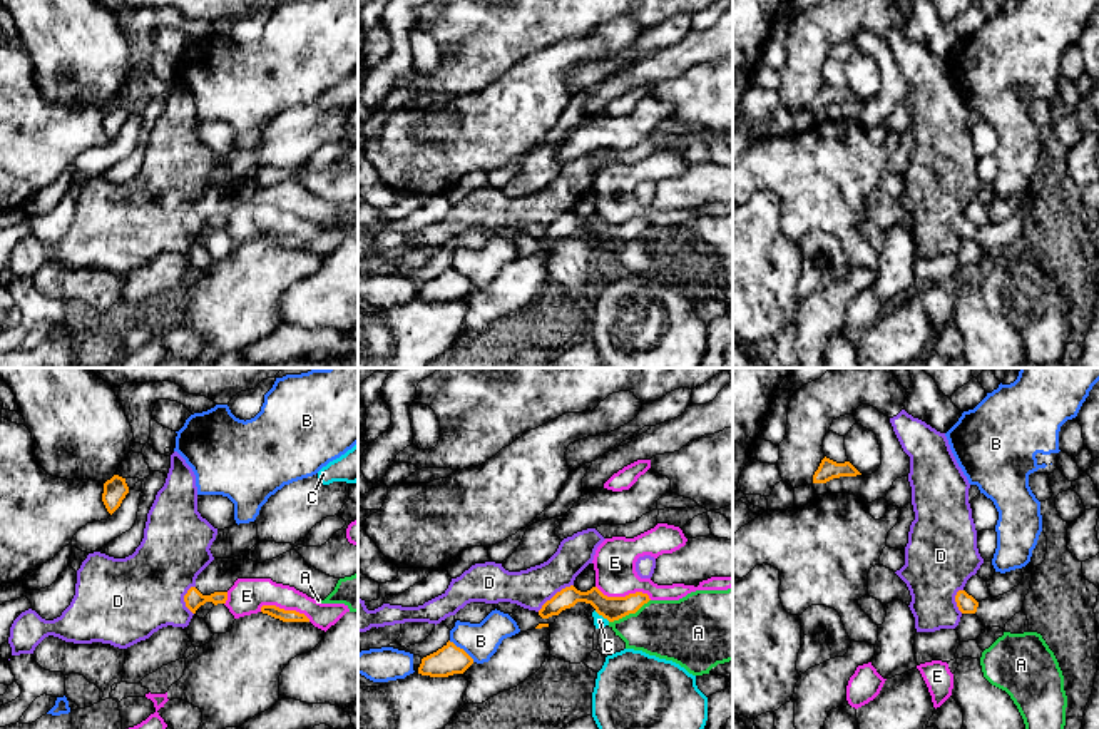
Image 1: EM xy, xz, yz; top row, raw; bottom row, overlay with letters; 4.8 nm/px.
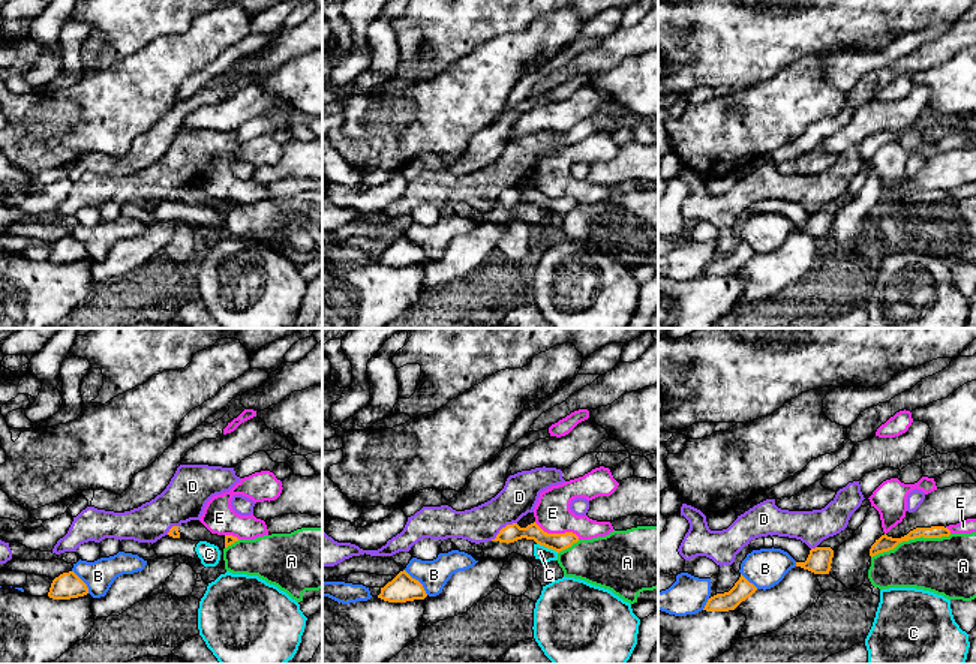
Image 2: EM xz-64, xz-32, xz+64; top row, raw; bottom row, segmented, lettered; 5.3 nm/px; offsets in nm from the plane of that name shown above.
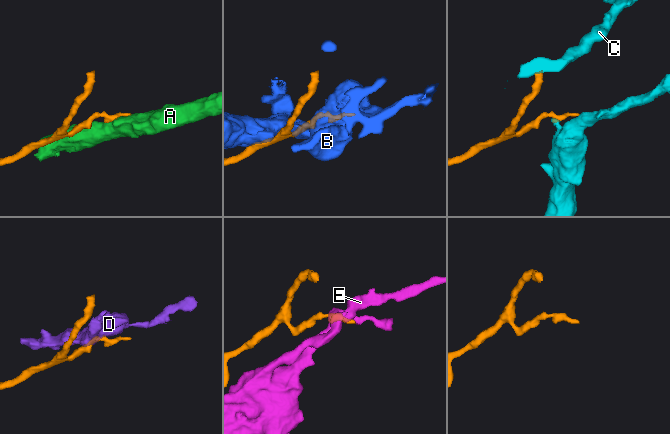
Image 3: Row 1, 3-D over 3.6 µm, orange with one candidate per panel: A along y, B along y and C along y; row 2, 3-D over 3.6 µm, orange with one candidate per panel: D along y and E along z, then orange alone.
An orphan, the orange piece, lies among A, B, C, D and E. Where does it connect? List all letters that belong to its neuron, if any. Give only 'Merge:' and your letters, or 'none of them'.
Merge: A

